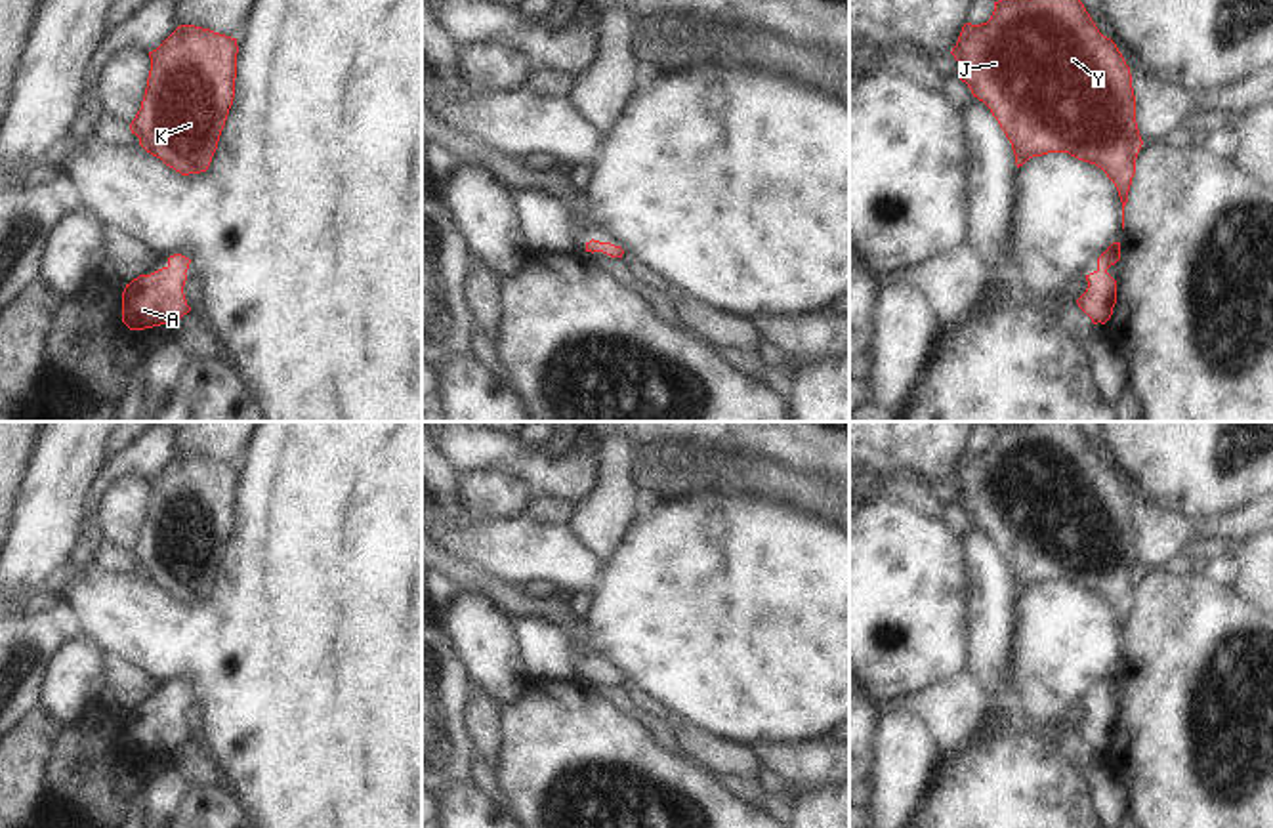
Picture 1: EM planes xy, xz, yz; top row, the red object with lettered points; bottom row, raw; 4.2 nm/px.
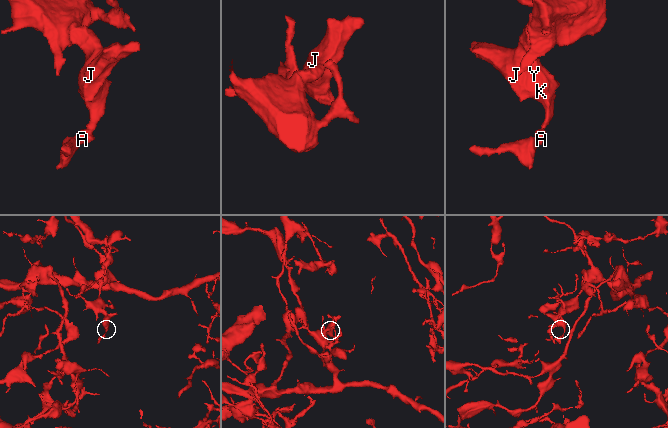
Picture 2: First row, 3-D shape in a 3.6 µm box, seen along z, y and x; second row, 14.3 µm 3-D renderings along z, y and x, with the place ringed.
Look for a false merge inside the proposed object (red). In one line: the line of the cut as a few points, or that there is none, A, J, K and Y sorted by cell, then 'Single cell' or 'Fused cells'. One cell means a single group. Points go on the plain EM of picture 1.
No split. Groups: A J K Y. Single cell.

